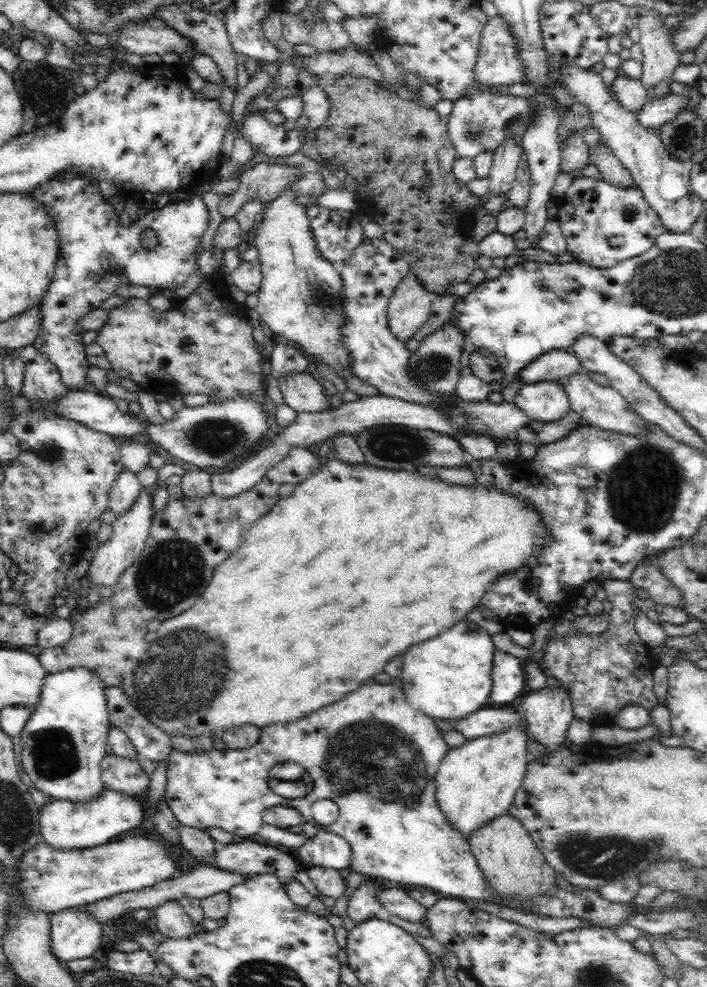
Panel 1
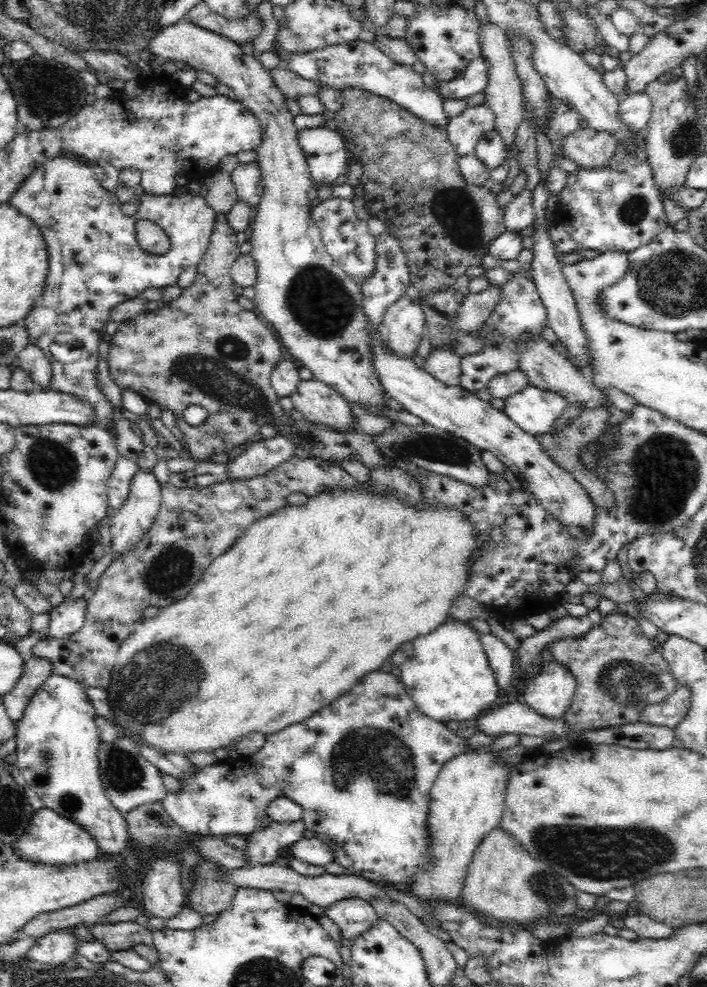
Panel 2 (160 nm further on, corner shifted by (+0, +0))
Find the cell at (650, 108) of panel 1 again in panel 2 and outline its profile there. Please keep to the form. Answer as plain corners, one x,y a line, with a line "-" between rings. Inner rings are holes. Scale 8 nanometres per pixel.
644,93
629,94
618,102
617,114
621,122
633,132
638,132
646,126
651,112
651,101

